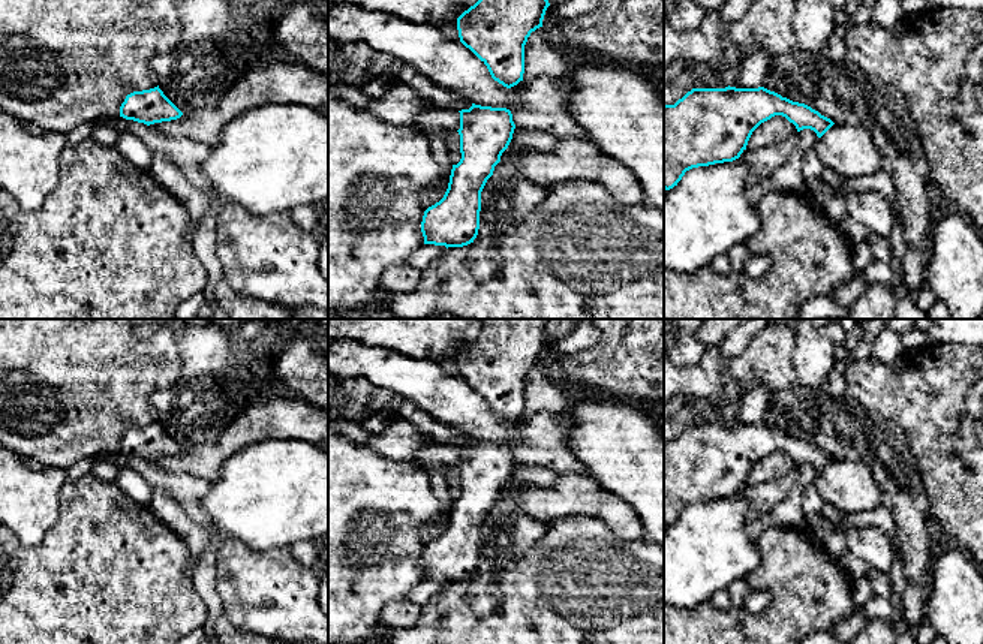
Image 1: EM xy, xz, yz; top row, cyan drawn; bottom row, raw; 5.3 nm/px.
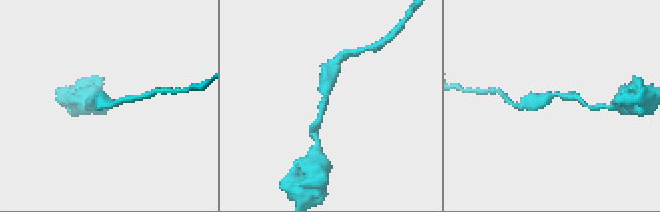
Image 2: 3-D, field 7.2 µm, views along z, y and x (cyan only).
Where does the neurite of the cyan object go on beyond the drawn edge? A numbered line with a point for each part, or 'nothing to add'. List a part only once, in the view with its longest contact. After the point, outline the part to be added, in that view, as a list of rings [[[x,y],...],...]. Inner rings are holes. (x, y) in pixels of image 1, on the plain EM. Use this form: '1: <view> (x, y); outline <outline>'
nothing to add

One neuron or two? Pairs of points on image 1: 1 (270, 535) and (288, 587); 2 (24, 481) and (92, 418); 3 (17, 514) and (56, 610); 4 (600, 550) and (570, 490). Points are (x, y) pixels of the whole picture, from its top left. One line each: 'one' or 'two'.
1: two
2: two
3: two
4: two

